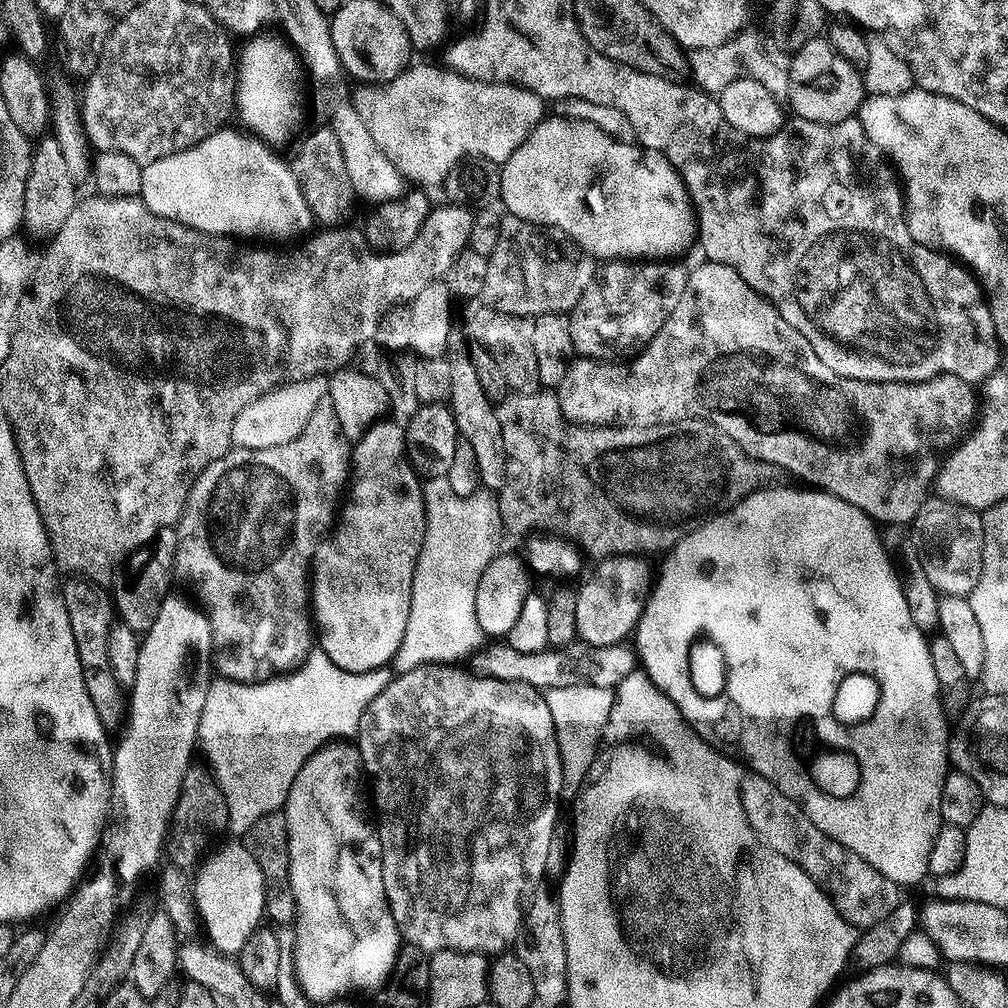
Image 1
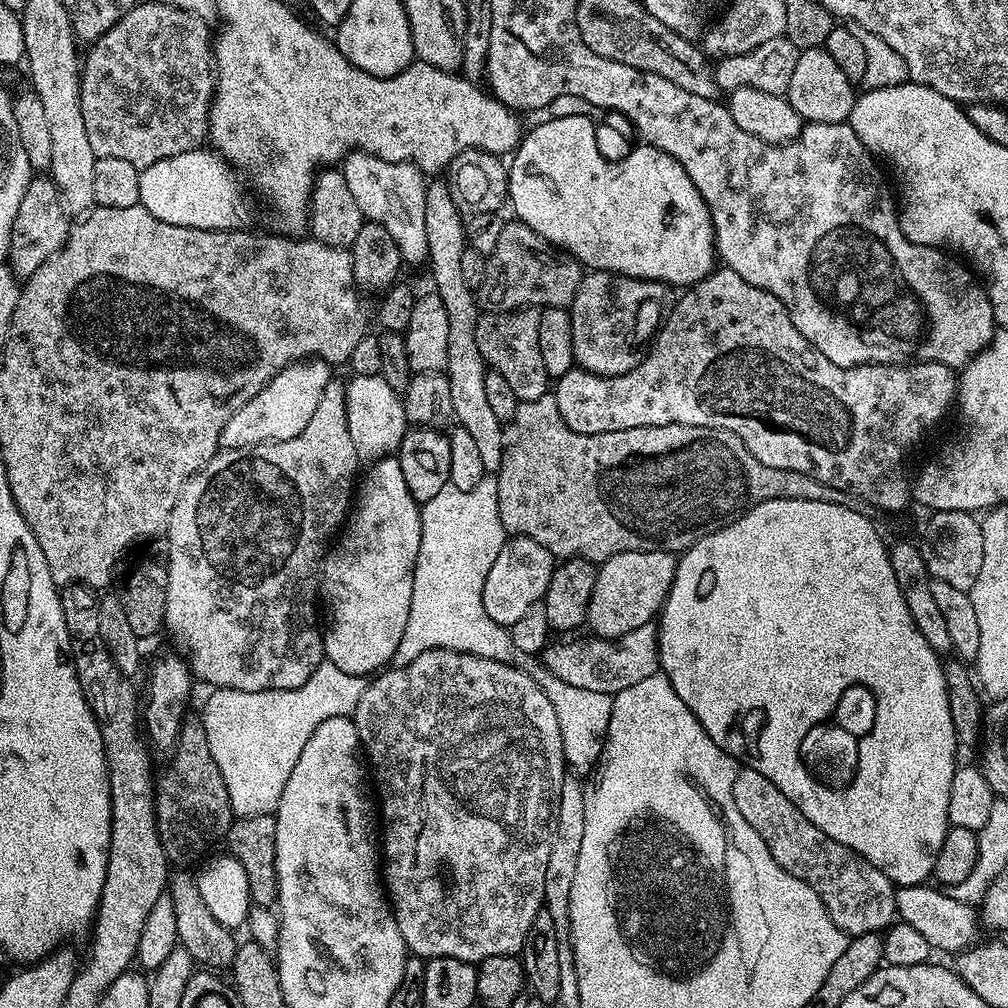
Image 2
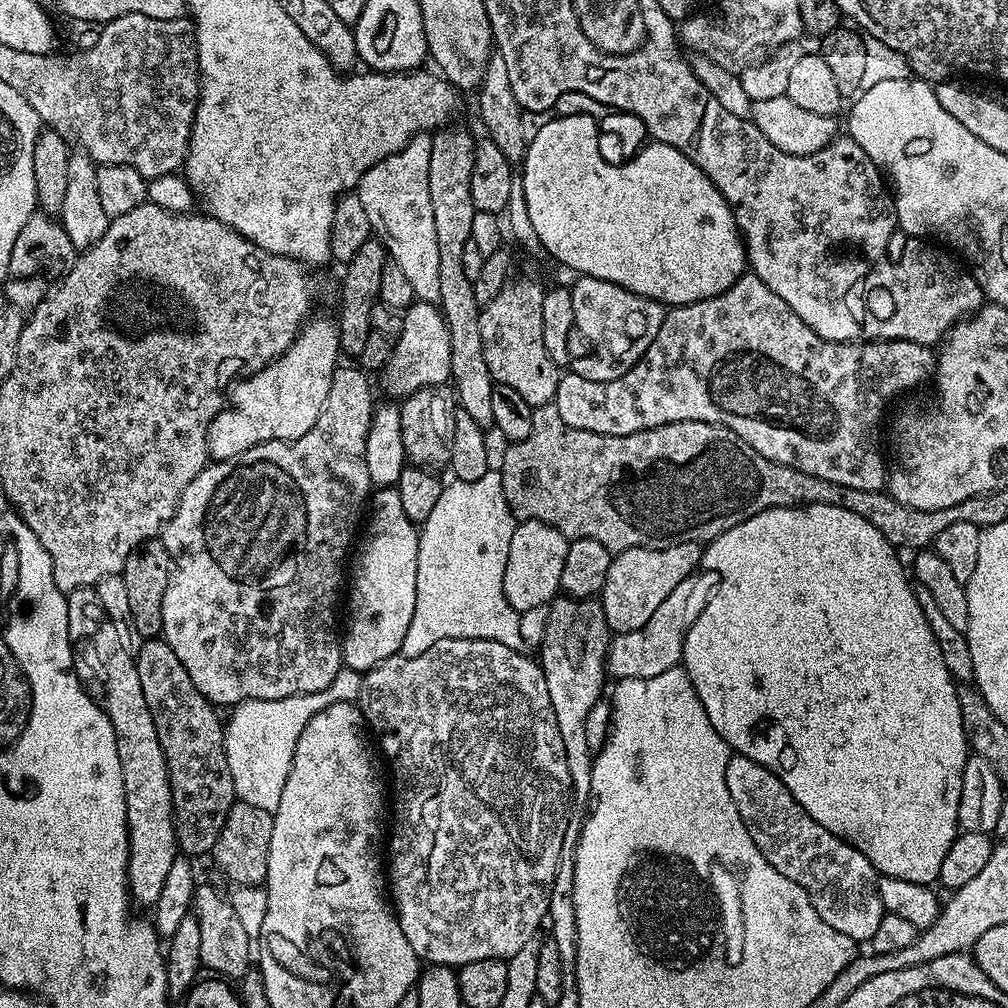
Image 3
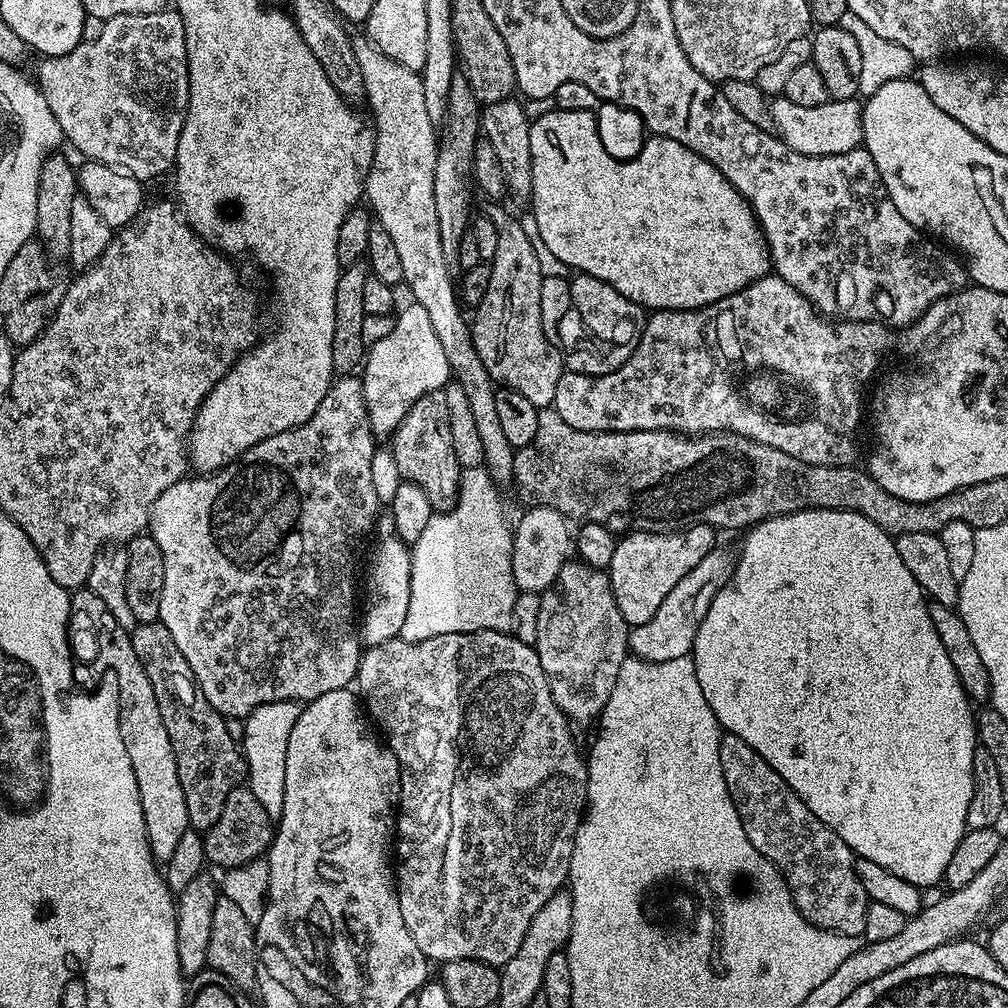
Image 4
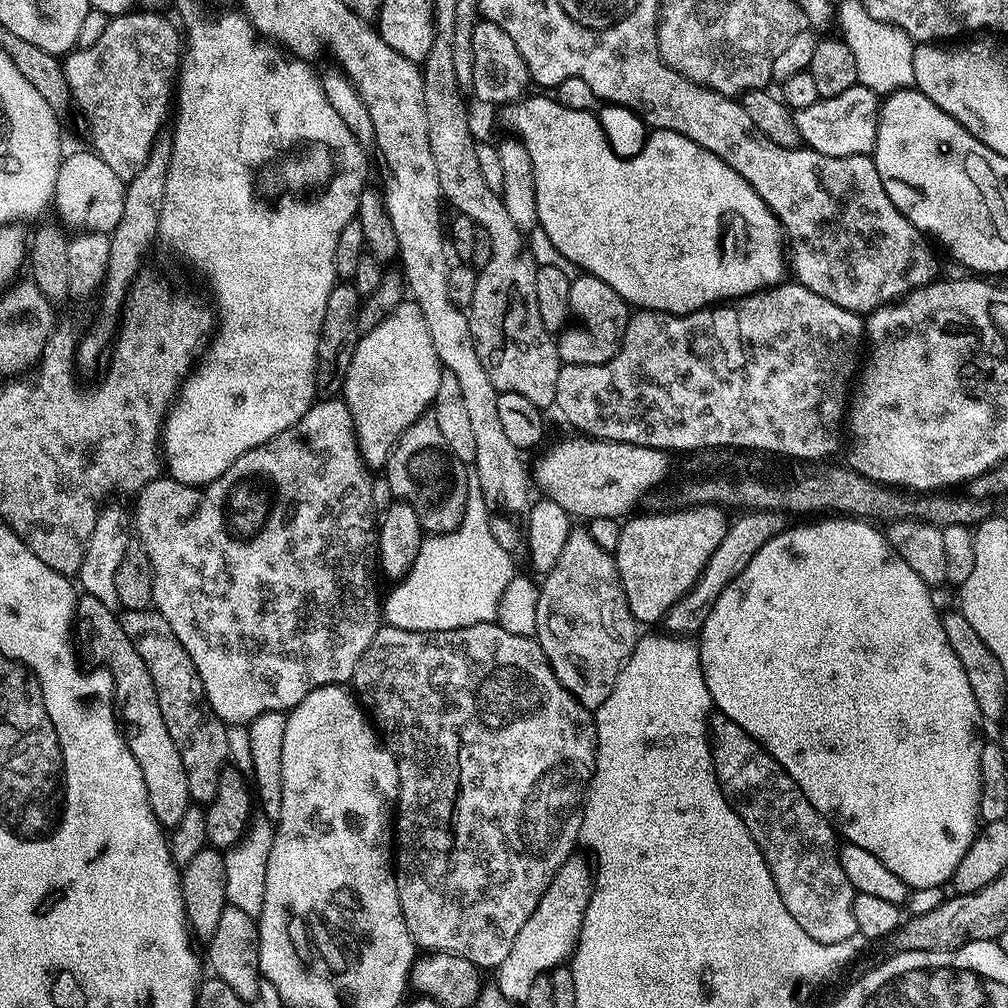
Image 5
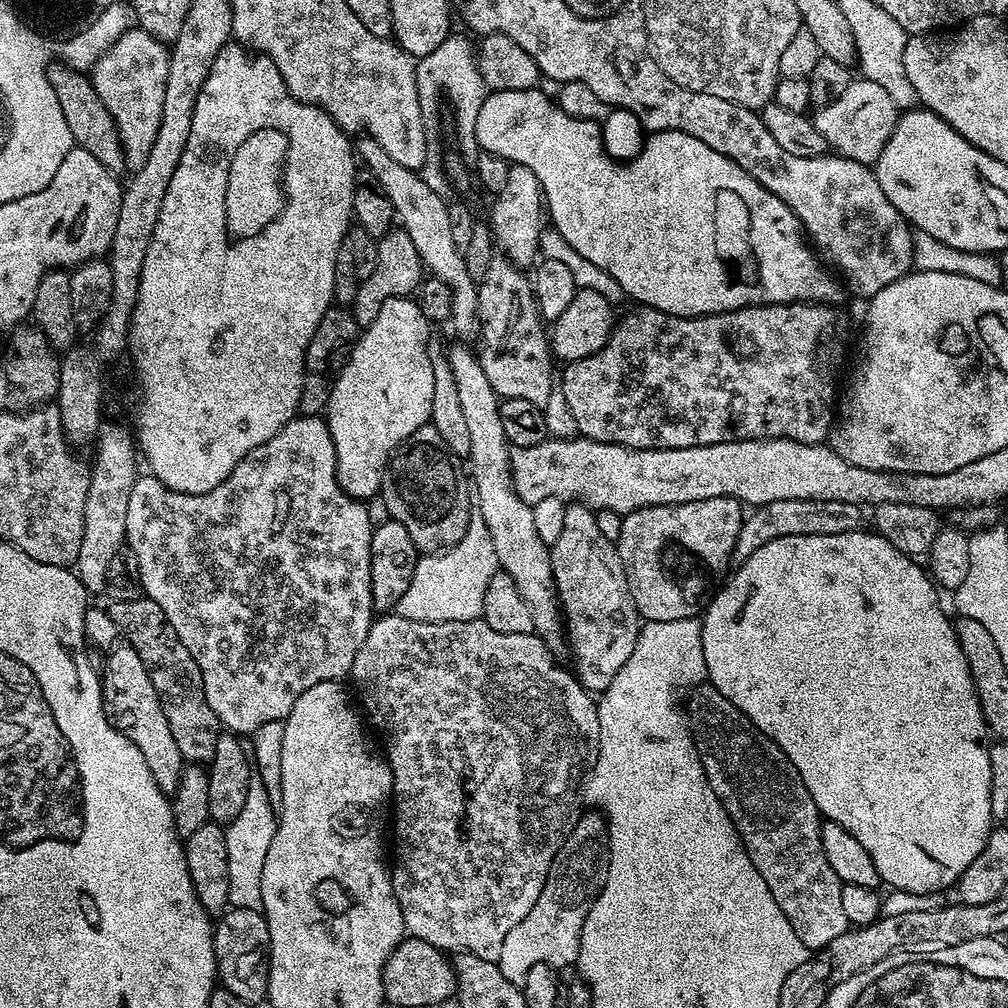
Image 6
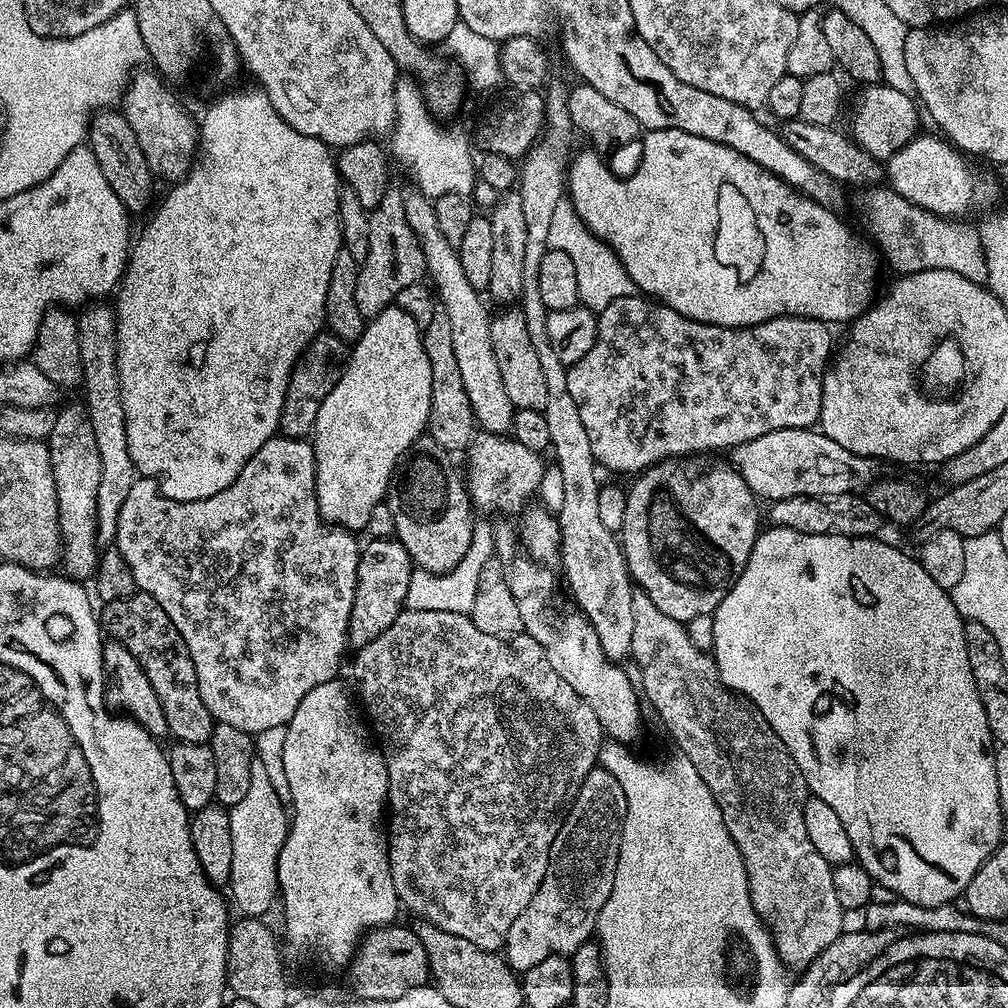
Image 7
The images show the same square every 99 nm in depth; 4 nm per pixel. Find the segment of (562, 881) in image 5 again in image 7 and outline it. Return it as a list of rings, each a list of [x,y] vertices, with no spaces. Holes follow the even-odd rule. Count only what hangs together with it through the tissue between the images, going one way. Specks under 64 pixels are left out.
[[[603,766],[593,768],[564,816],[564,825],[552,843],[546,874],[534,898],[530,898],[530,906],[514,918],[506,934],[502,955],[513,972],[527,974],[551,956],[571,957],[583,943],[593,939],[596,919],[614,886],[625,810],[626,794],[618,778]]]

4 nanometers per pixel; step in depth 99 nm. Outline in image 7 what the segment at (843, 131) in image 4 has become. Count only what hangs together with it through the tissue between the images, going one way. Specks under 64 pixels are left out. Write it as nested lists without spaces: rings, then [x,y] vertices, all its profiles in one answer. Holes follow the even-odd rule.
[[[883,82],[861,87],[859,91],[861,91],[860,97],[852,104],[850,139],[859,148],[866,150],[866,154],[870,154],[876,160],[886,162],[921,131],[921,109],[912,96],[902,94],[900,90],[894,90]]]

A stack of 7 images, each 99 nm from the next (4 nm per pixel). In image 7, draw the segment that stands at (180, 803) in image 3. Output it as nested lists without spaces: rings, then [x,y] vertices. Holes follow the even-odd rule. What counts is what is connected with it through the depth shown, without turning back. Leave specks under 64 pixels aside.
[[[139,590],[130,594],[130,598],[118,598],[104,604],[102,610],[103,631],[111,639],[122,642],[122,646],[138,658],[138,666],[142,666],[146,678],[150,678],[150,686],[154,686],[154,694],[158,694],[158,703],[162,705],[162,714],[166,714],[168,736],[176,742],[209,743],[214,721],[198,690],[194,658],[186,642],[182,642],[178,626],[170,622],[170,614],[166,614],[150,594]]]

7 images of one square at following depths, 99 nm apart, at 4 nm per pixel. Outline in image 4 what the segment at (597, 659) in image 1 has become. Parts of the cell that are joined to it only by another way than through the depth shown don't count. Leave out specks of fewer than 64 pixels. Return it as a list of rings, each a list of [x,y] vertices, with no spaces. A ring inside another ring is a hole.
[[[713,548],[710,554],[706,554],[706,558],[702,558],[702,562],[698,562],[698,566],[694,566],[694,570],[690,570],[690,574],[686,574],[686,578],[682,578],[682,582],[674,586],[674,590],[670,590],[670,594],[666,594],[666,598],[662,598],[662,604],[658,606],[650,622],[635,625],[629,631],[628,647],[635,659],[653,664],[677,660],[691,653],[700,620],[706,610],[710,610],[710,602],[714,602],[718,590],[722,590],[724,583],[732,576],[733,553],[731,556],[730,553],[723,552],[722,548]]]

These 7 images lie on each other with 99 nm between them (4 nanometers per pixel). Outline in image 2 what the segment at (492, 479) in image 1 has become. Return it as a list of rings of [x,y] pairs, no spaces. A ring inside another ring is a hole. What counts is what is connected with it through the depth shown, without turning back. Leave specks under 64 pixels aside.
[[[447,179],[433,180],[436,181],[433,184],[431,181],[426,187],[426,264],[427,267],[432,267],[431,287],[438,294],[438,298],[442,298],[442,306],[446,306],[446,322],[450,322],[446,375],[450,382],[452,414],[455,423],[473,436],[485,473],[495,474],[500,471],[502,462],[504,424],[493,413],[493,408],[486,398],[486,378],[489,369],[478,350],[476,337],[476,327],[482,315],[478,307],[478,296],[473,289],[466,286],[466,281],[462,278],[462,254],[466,247],[465,217],[458,210],[458,206],[454,206],[454,198],[450,198]]]

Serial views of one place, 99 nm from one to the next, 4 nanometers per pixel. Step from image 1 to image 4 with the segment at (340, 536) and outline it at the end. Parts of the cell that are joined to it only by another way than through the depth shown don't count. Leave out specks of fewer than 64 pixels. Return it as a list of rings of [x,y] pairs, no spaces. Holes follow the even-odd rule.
[[[395,535],[384,536],[372,552],[372,596],[363,597],[362,619],[358,624],[361,641],[371,646],[397,639],[406,619],[404,611],[412,597],[412,552]]]

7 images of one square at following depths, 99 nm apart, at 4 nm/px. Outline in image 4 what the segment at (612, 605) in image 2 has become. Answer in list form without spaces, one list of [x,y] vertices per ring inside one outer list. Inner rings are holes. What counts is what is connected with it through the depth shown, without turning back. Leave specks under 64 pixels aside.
[[[694,524],[679,532],[661,532],[649,530],[646,532],[629,531],[621,535],[616,542],[614,558],[610,558],[606,569],[608,581],[612,587],[612,597],[622,614],[622,618],[630,626],[650,622],[662,604],[662,598],[674,590],[706,554],[717,547],[717,529],[709,524]]]

